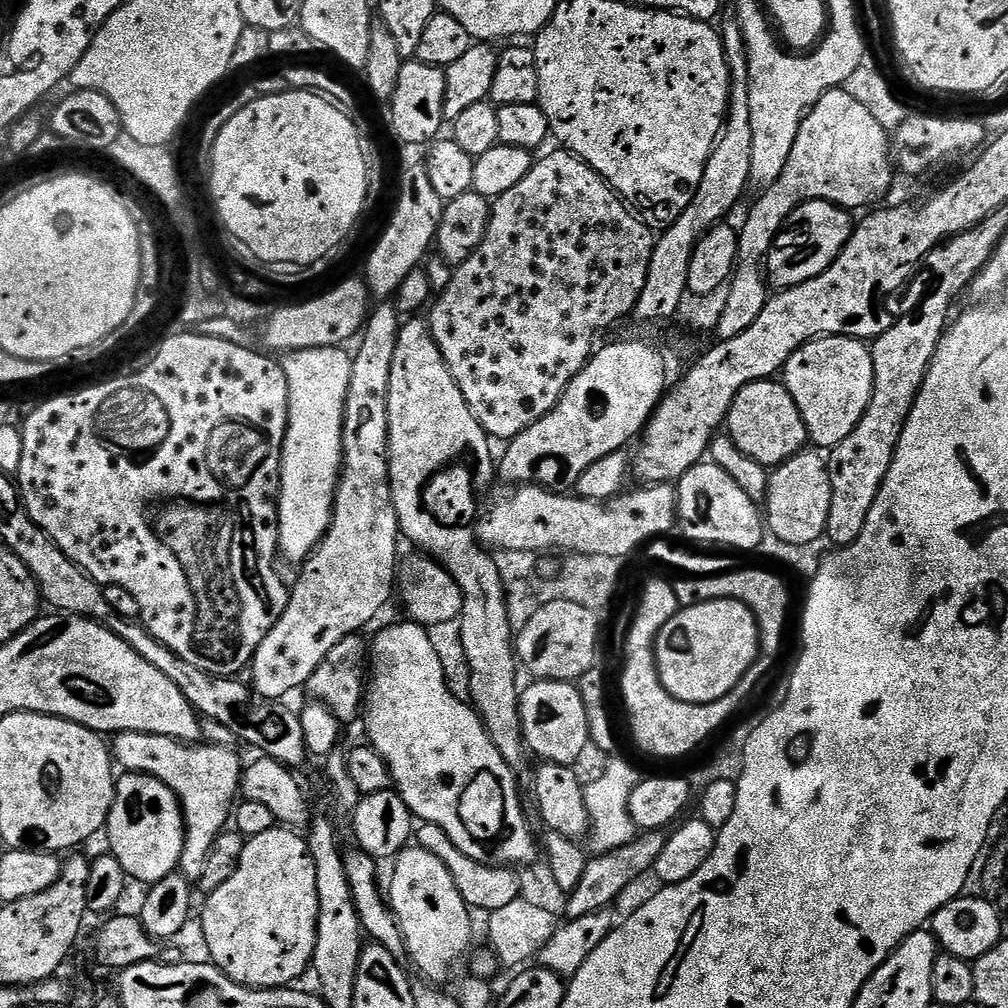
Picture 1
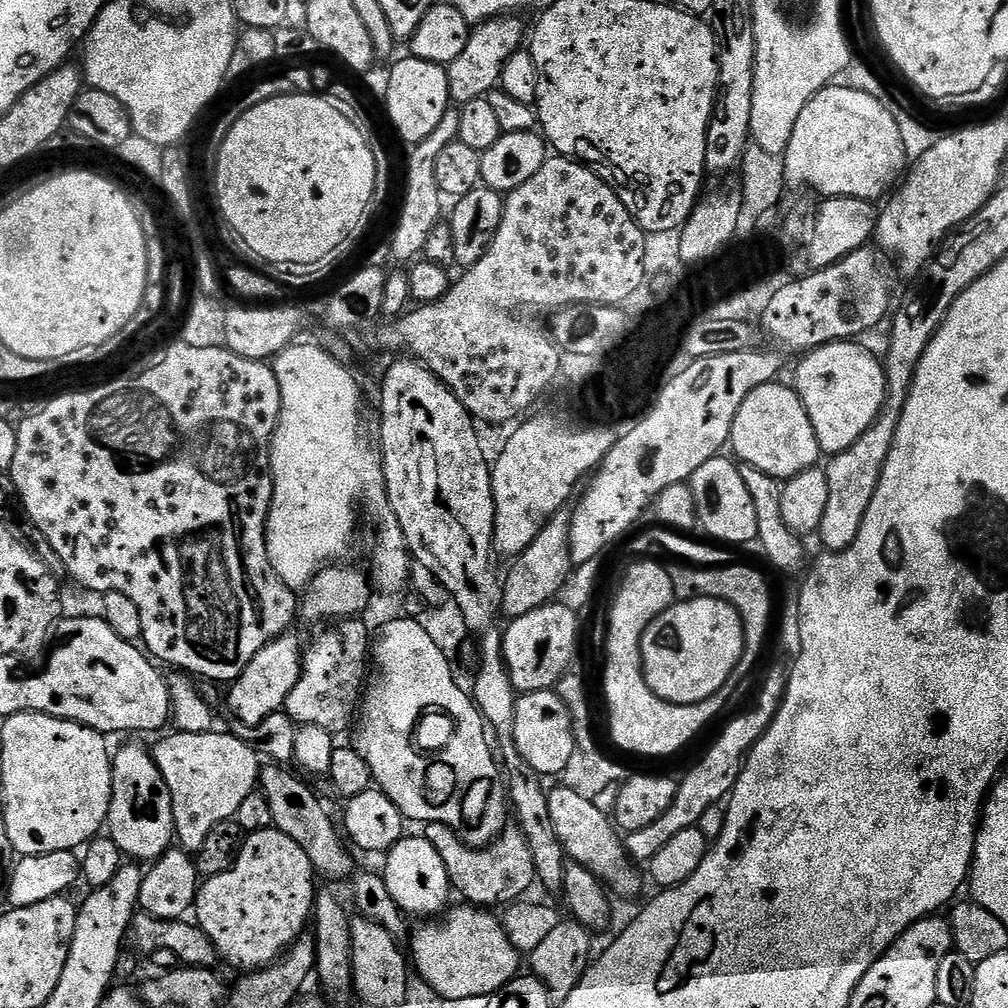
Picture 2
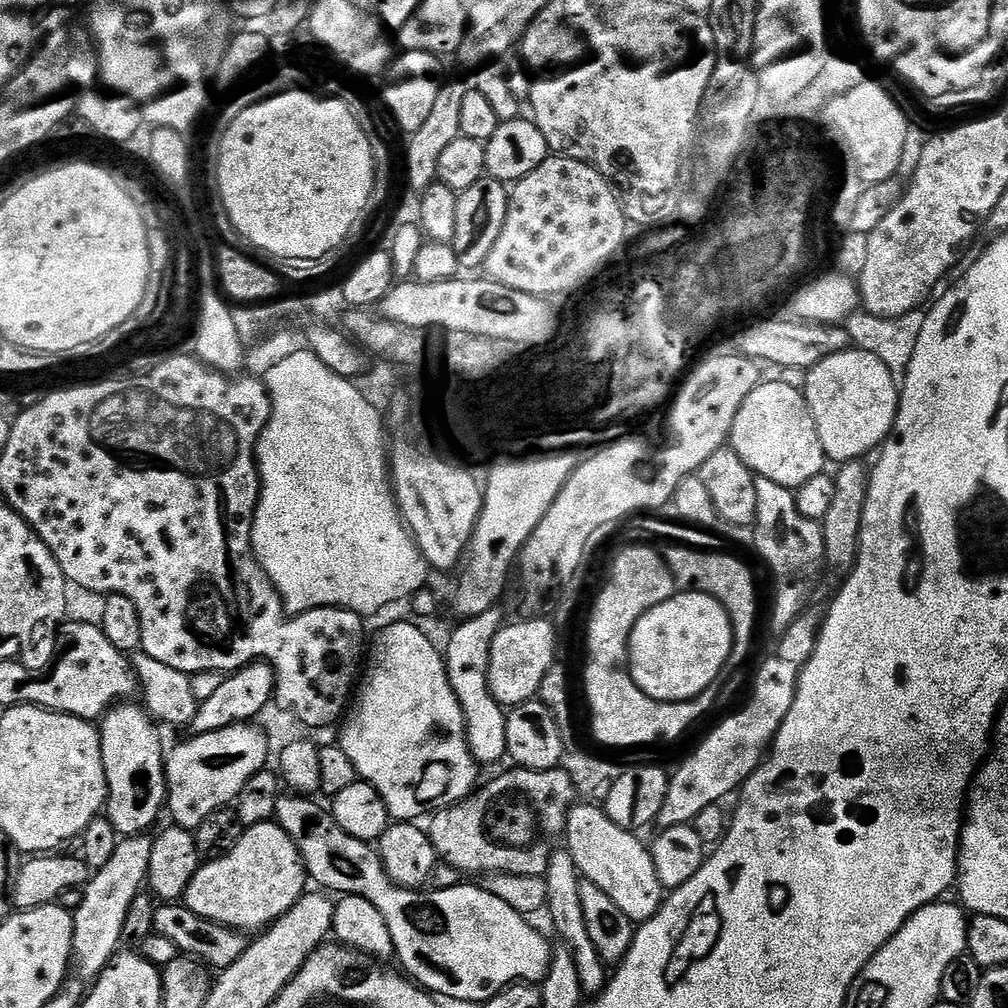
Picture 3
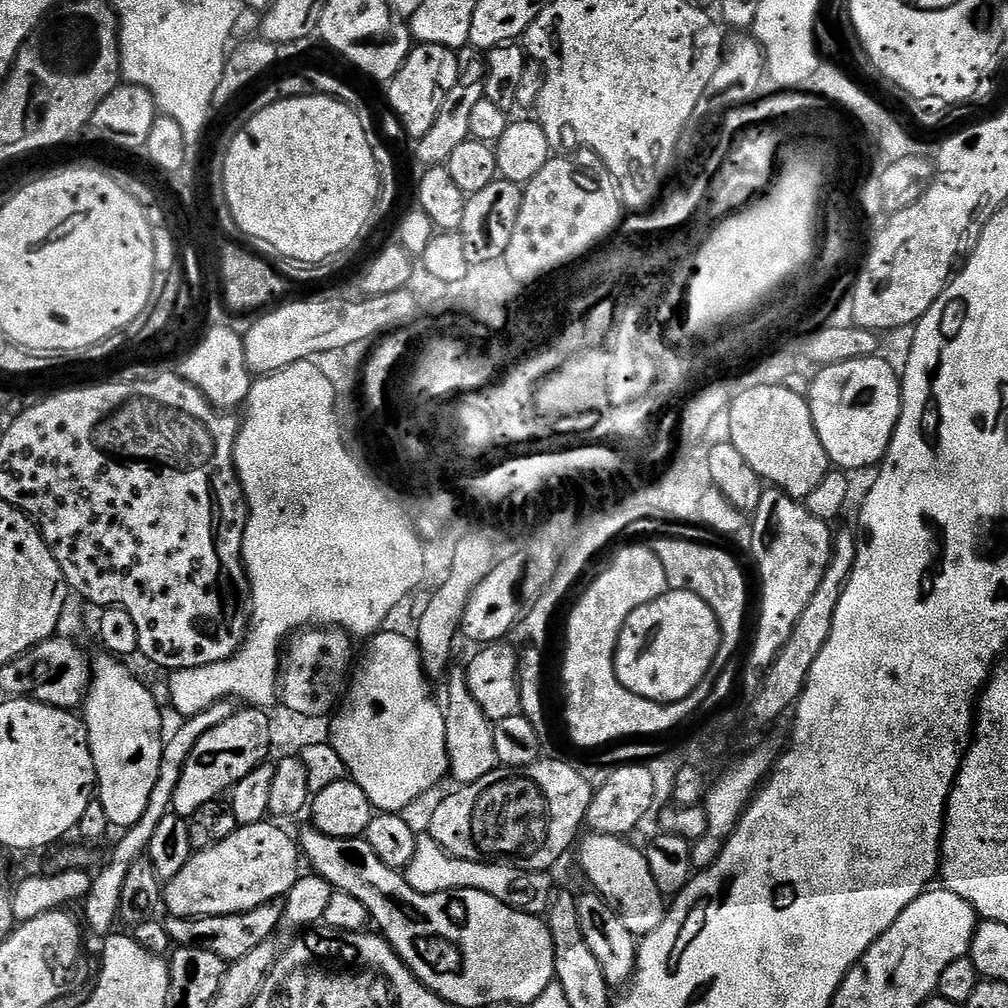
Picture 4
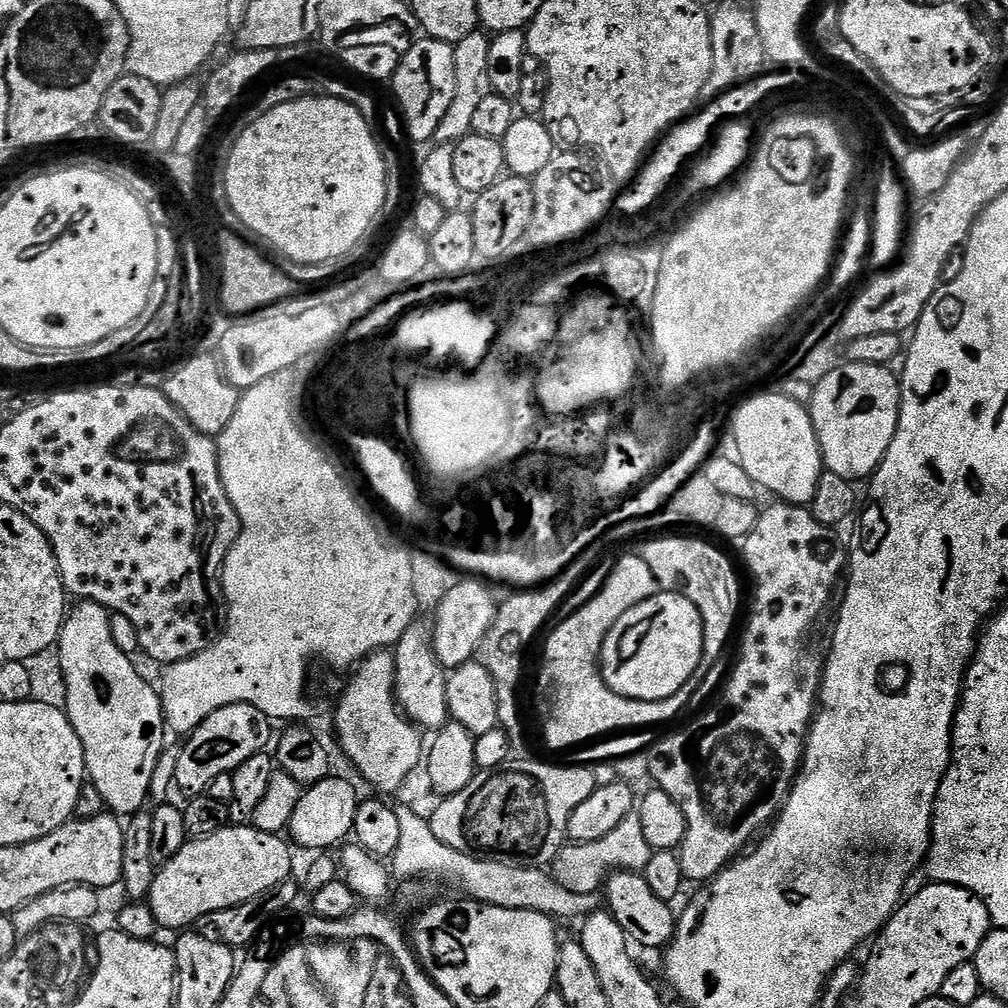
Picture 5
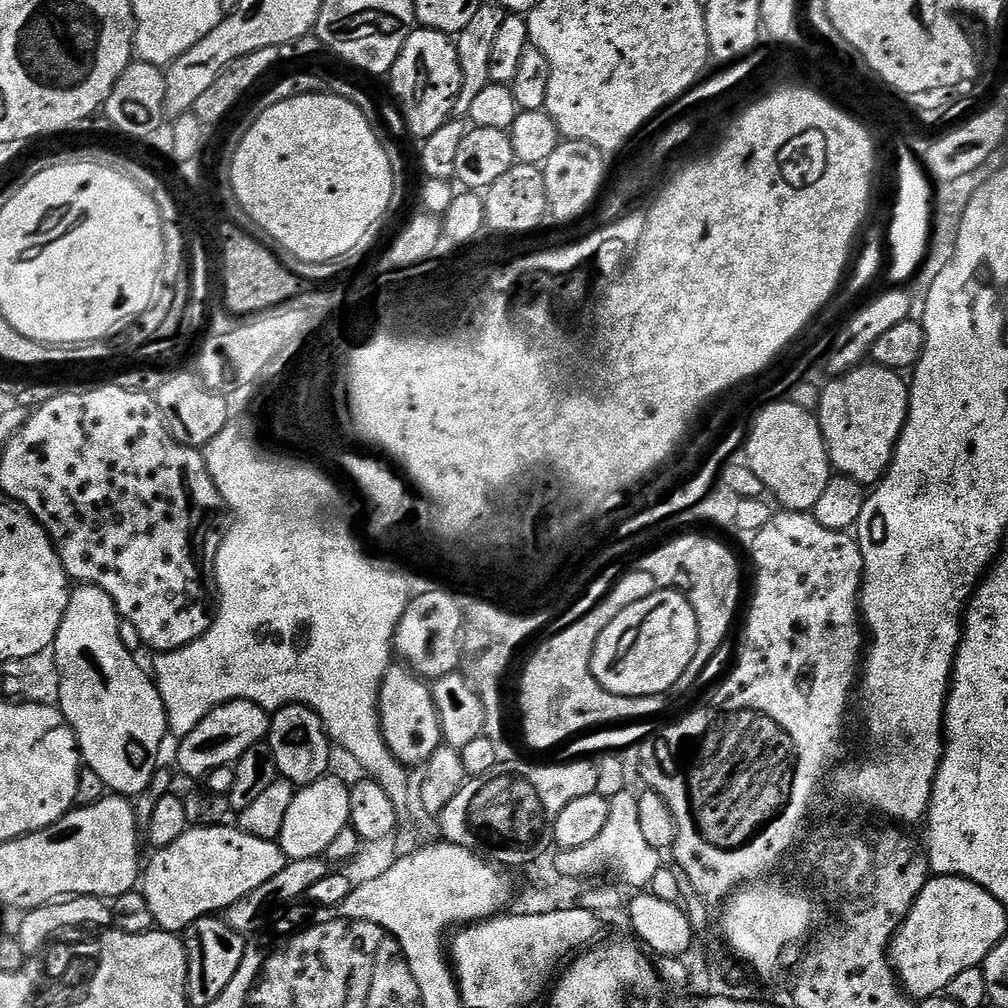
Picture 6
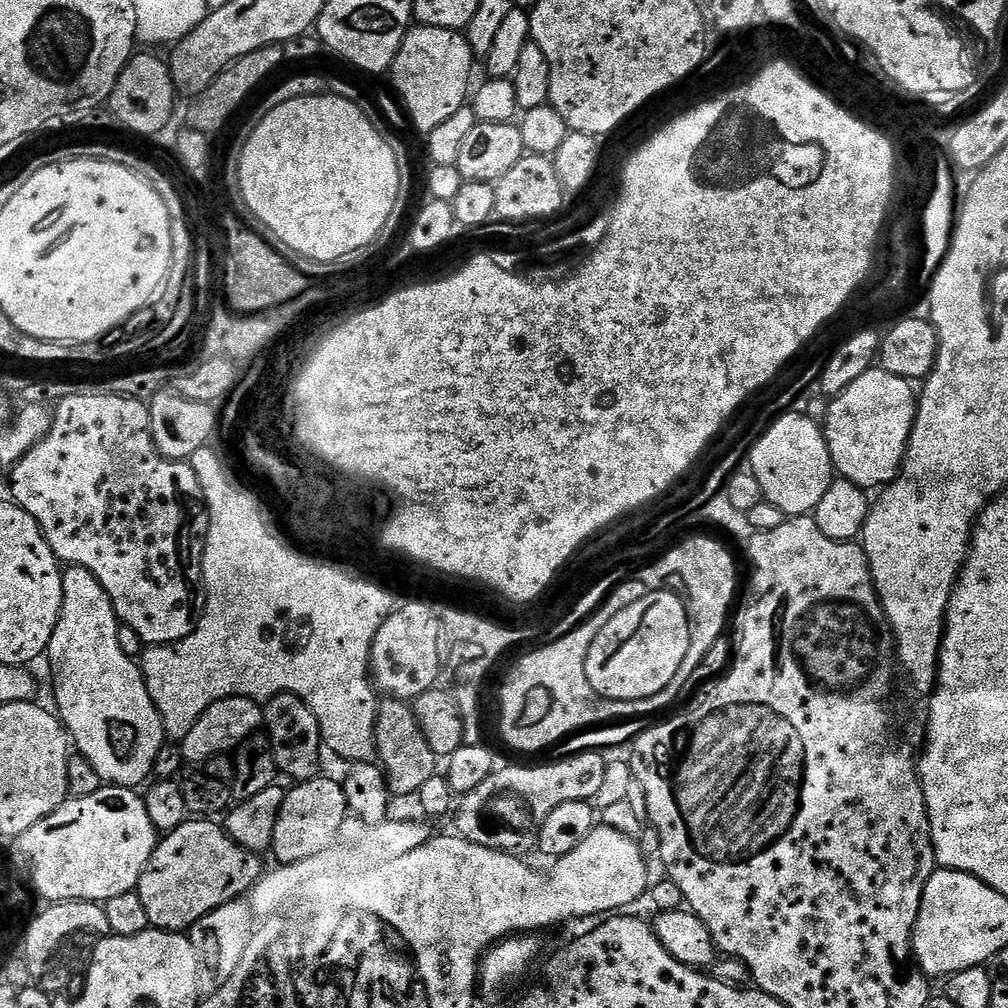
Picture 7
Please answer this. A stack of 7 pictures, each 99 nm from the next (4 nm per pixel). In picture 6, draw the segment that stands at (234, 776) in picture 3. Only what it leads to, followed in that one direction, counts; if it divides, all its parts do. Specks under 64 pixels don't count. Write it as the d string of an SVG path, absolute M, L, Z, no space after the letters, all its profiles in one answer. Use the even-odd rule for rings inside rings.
M235 700L215 708L190 734L179 741L180 753L176 760L188 776L208 776L219 768L235 766L250 746L263 744L268 739L270 714L262 706L249 700Z

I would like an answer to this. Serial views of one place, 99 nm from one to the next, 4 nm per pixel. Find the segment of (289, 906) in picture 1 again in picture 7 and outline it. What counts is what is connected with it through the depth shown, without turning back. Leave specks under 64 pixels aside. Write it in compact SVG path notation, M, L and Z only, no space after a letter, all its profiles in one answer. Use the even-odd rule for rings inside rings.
M208 818L185 819L183 824L167 833L157 843L150 862L140 875L138 893L148 915L149 925L165 932L184 932L191 929L198 918L210 914L218 906L243 897L262 875L260 860L257 853L237 848L219 823Z

